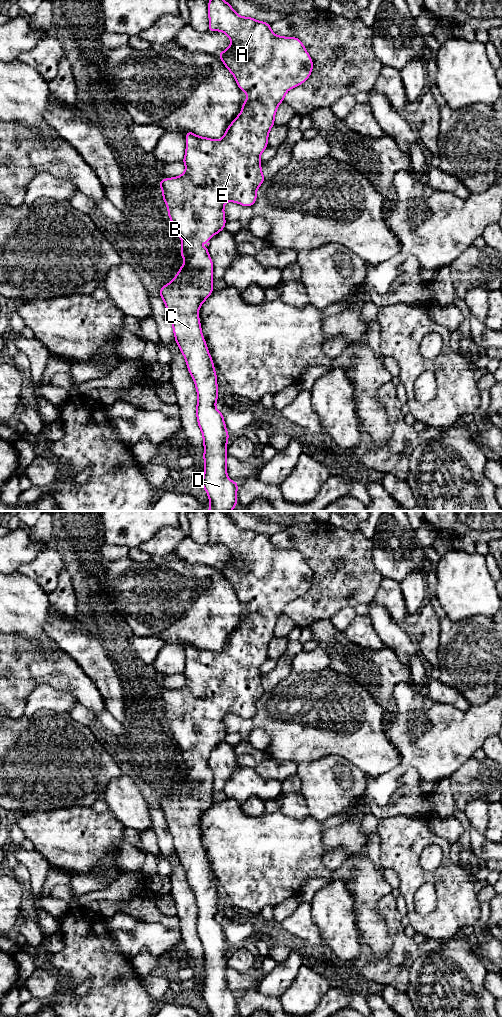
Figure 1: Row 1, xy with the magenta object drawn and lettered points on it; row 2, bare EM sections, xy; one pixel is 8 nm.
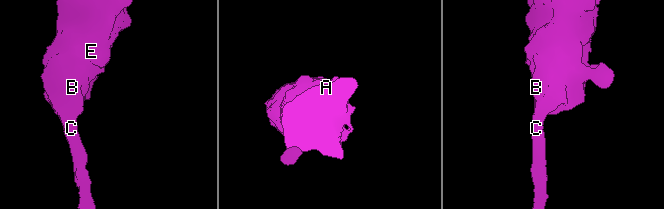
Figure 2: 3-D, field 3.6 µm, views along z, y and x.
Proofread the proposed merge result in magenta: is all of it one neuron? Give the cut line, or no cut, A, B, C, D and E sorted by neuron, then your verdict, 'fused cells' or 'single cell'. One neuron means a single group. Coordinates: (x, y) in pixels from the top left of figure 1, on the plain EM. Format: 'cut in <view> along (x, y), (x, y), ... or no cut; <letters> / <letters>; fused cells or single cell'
no cut; A B C D E; single cell

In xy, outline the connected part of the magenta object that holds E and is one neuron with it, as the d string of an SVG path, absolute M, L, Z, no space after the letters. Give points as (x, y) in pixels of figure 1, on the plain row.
M211 511L208 514L209 542L222 543L231 552L231 557L217 567L221 570L226 580L233 586L238 599L247 606L246 613L242 616L241 625L226 641L220 652L200 649L191 643L186 645L186 664L183 675L186 678L185 684L174 690L166 690L159 694L163 703L168 728L173 736L175 745L182 753L182 762L179 764L184 769L184 776L181 778L174 791L164 797L159 808L164 812L168 828L173 837L173 844L176 855L186 871L186 877L197 902L198 914L196 919L197 933L203 947L204 976L205 982L202 998L210 1012L210 1017L236 1017L238 994L233 994L227 989L227 944L223 925L216 921L218 912L217 888L213 872L209 866L208 859L202 847L198 823L202 815L213 804L213 775L208 765L208 760L202 758L197 760L197 754L207 755L211 748L216 747L225 739L224 717L228 713L241 716L245 719L252 718L257 711L258 699L264 694L262 686L260 667L268 659L268 647L271 639L275 636L274 629L277 619L284 613L287 603L304 595L311 586L313 573L306 563L303 555L296 549L282 549L271 543L271 537L263 533L257 533L251 529L241 529L229 515L223 511Z

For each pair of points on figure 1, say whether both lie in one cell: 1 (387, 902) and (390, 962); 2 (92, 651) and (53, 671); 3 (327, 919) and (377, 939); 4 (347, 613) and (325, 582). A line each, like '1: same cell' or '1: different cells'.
1: same cell
2: different cells
3: different cells
4: different cells

